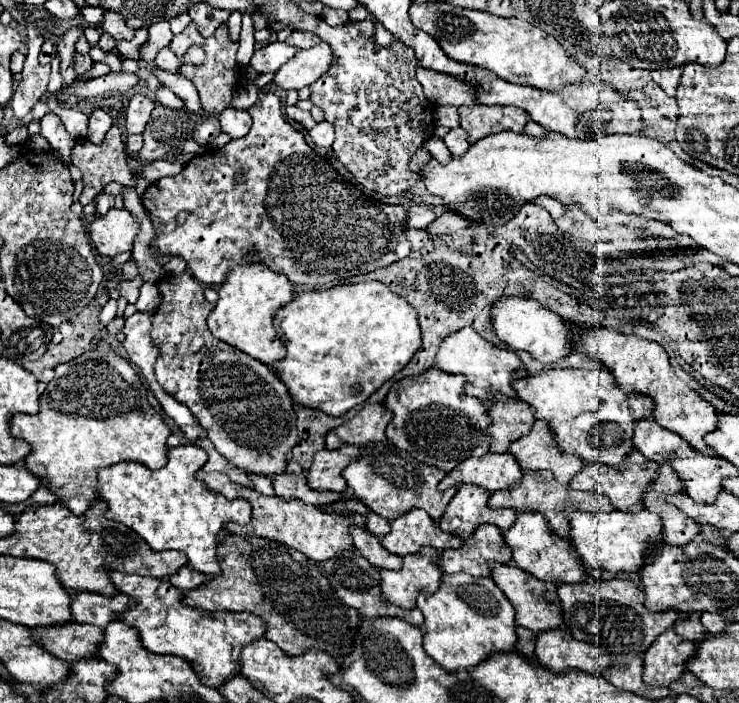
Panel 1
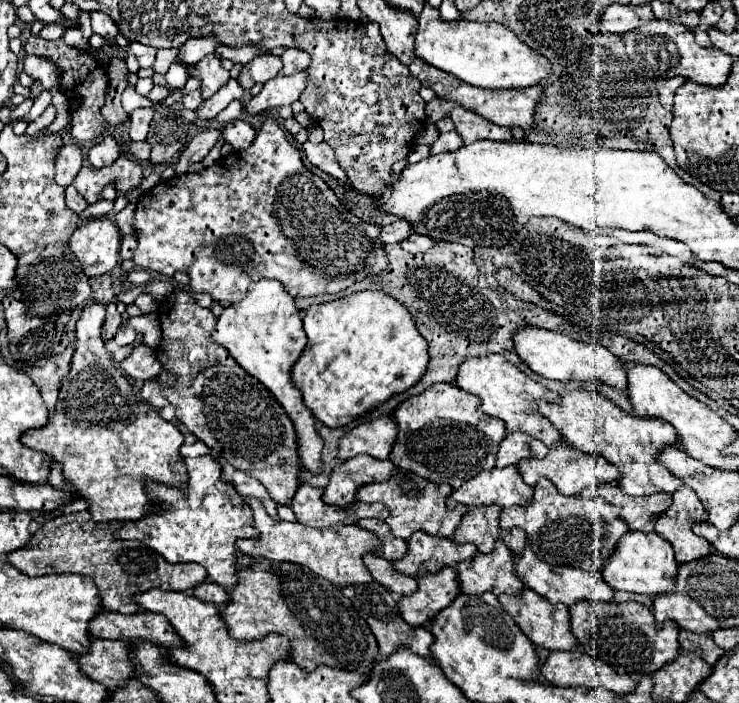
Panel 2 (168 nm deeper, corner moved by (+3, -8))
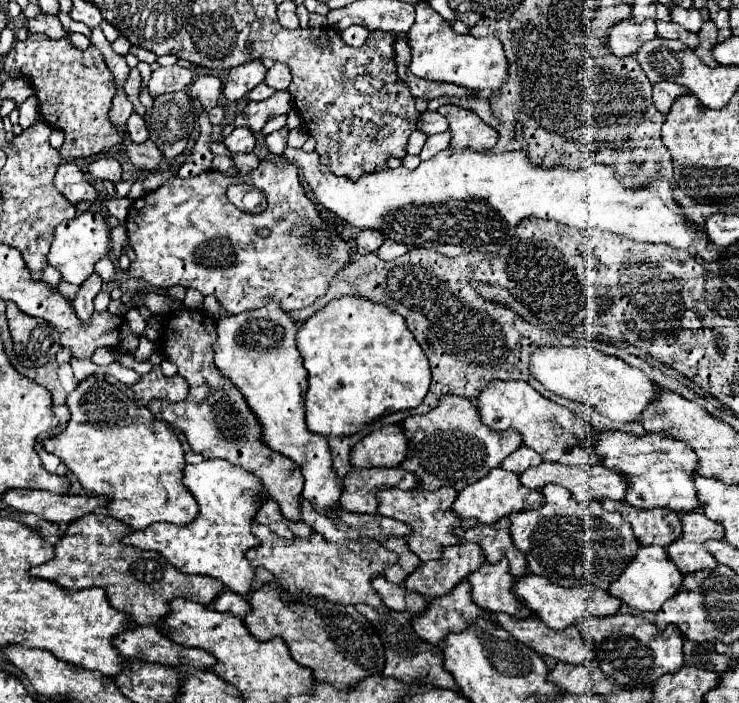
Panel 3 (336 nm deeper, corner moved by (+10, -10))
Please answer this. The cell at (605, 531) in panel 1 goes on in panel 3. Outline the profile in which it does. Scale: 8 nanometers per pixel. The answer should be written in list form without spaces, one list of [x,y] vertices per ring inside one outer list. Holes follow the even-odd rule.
[[[641,545],[633,557],[633,561],[625,567],[625,571],[619,575],[617,581],[611,583],[609,593],[617,599],[621,599],[623,603],[627,603],[633,609],[639,611],[653,611],[657,613],[661,609],[661,605],[673,597],[679,591],[683,575],[677,571],[677,567],[669,561],[665,547],[653,545],[653,547],[645,547]]]

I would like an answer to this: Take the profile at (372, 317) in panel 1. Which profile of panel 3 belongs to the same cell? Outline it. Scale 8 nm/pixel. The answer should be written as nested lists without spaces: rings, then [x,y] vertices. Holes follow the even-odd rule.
[[[361,295],[331,301],[297,331],[297,347],[309,373],[307,427],[323,437],[351,435],[373,419],[417,407],[429,391],[431,369],[405,319]]]

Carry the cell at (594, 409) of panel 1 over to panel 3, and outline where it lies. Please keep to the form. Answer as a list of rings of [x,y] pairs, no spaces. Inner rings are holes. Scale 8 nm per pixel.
[[[599,431],[593,435],[593,449],[597,455],[601,455],[601,463],[617,473],[621,473],[627,481],[627,495],[625,501],[633,507],[641,509],[653,509],[653,507],[669,507],[677,513],[681,511],[691,511],[699,507],[697,501],[697,491],[693,487],[693,473],[695,473],[695,463],[697,455],[685,441],[677,441],[669,437],[665,431],[659,433],[645,433],[641,437],[627,433],[627,431]]]

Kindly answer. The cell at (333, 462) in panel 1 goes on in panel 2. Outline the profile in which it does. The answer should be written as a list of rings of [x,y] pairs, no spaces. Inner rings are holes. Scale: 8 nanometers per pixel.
[[[368,455],[344,461],[334,469],[328,487],[324,489],[324,501],[328,501],[328,505],[346,507],[356,501],[356,493],[362,485],[388,481],[396,471],[398,467],[392,461],[380,461]]]

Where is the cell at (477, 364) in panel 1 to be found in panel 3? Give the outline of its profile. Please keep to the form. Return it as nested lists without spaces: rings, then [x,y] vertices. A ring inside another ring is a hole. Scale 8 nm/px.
[[[489,381],[477,395],[475,407],[481,415],[481,421],[493,431],[513,429],[523,437],[523,443],[535,449],[547,461],[559,461],[565,465],[591,467],[601,463],[601,457],[593,449],[583,449],[577,439],[587,439],[591,443],[593,427],[579,419],[569,409],[557,405],[555,401],[543,397],[525,381]]]

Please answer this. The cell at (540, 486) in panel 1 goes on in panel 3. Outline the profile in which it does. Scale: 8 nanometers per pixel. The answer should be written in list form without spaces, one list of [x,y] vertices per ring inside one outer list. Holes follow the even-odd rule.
[[[549,483],[541,489],[541,493],[545,497],[545,503],[539,509],[509,515],[511,539],[527,557],[527,569],[535,575],[547,577],[551,583],[561,583],[565,587],[599,587],[607,591],[609,583],[613,583],[619,573],[623,573],[623,567],[629,565],[629,561],[633,559],[631,555],[635,555],[639,549],[631,525],[621,515],[607,513],[599,501],[575,501],[565,487]]]

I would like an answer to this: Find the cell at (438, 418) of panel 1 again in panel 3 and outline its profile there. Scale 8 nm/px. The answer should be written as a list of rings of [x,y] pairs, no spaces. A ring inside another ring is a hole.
[[[447,395],[425,415],[409,415],[401,427],[407,437],[407,457],[399,467],[411,471],[423,491],[435,491],[439,487],[461,491],[499,467],[501,461],[521,445],[521,435],[517,431],[489,429],[479,419],[475,405],[459,395]]]

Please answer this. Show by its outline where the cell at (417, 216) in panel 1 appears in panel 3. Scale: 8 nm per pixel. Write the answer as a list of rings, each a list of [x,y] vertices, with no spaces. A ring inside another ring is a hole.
[[[361,231],[355,237],[355,251],[359,255],[369,255],[373,251],[377,251],[381,247],[381,243],[385,241],[385,235],[381,235],[381,231]]]

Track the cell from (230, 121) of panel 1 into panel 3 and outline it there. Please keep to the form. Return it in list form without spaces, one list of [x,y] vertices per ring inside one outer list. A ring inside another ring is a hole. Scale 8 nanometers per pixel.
[[[237,127],[233,129],[231,135],[225,137],[225,147],[235,155],[235,153],[251,153],[255,147],[255,137],[247,127]]]

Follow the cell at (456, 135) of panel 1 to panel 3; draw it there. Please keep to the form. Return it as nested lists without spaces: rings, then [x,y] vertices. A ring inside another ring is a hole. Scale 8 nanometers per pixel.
[[[449,131],[439,133],[439,135],[431,135],[431,137],[425,141],[423,151],[419,153],[421,161],[427,161],[427,159],[431,159],[433,155],[437,155],[439,151],[447,149],[447,147],[449,147],[449,141],[451,141],[451,133],[449,133]]]

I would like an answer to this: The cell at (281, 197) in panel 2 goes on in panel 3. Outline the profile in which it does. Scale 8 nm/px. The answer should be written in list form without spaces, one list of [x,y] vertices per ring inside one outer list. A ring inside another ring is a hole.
[[[261,161],[249,175],[225,175],[209,169],[191,179],[175,177],[159,189],[135,199],[125,227],[135,251],[135,261],[129,267],[131,277],[145,279],[155,287],[183,285],[193,287],[203,295],[215,295],[217,301],[233,315],[261,307],[263,297],[277,299],[285,311],[313,305],[321,295],[325,295],[329,281],[337,277],[337,271],[351,263],[353,255],[353,243],[345,241],[339,231],[319,215],[315,203],[305,195],[293,163],[275,165],[271,161]],[[233,183],[247,183],[261,189],[267,195],[267,209],[257,215],[237,209],[225,197],[227,187]],[[261,229],[267,229],[269,235],[261,237]]]

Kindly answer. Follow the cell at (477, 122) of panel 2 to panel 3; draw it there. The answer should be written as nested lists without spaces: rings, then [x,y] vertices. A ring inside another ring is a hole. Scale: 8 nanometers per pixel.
[[[443,105],[439,107],[439,113],[445,115],[445,119],[449,121],[449,131],[453,135],[451,139],[453,149],[473,147],[477,151],[485,151],[495,147],[497,131],[489,127],[477,113],[461,109],[457,105]]]

